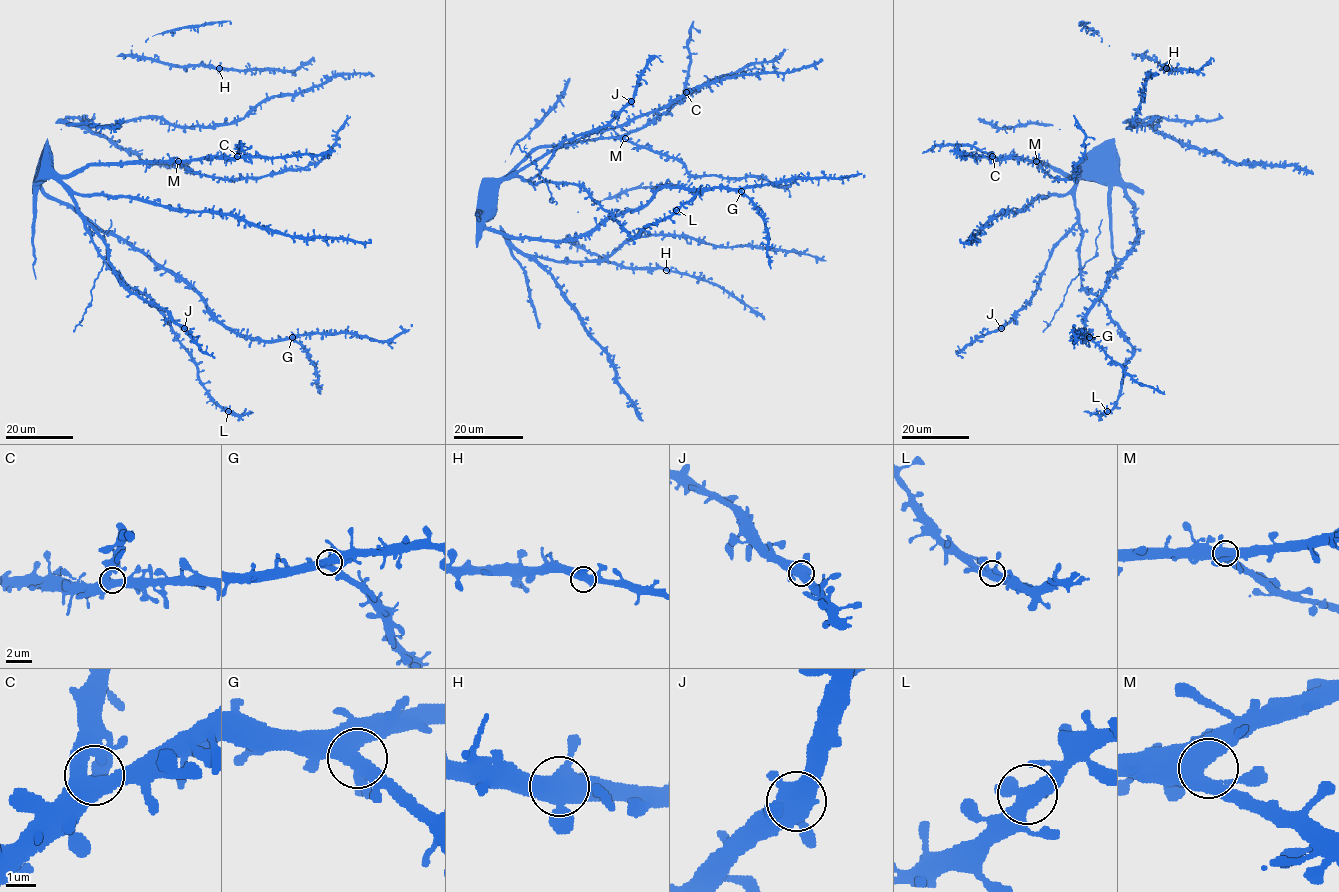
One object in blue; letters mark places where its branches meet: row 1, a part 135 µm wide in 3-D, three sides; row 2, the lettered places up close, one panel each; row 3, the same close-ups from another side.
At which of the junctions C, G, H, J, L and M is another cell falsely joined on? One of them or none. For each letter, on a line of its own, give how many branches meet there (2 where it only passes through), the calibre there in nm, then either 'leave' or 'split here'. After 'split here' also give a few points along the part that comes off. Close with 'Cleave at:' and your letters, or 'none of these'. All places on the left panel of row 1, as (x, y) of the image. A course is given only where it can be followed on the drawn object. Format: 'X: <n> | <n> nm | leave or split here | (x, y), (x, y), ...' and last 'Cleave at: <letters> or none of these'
C: 4 | 480 nm | leave
G: 5 | 480 nm | leave
H: 5 | 500 nm | leave
J: 5 | 550 nm | leave
L: 5 | 500 nm | leave
M: 5 | 500 nm | leave
Cleave at: none of these

